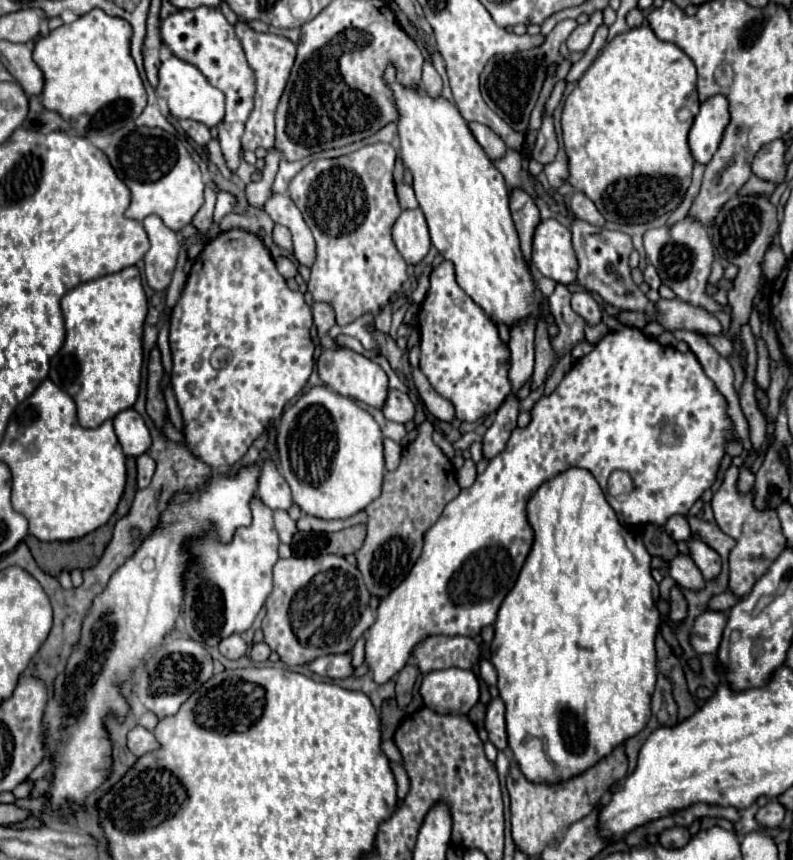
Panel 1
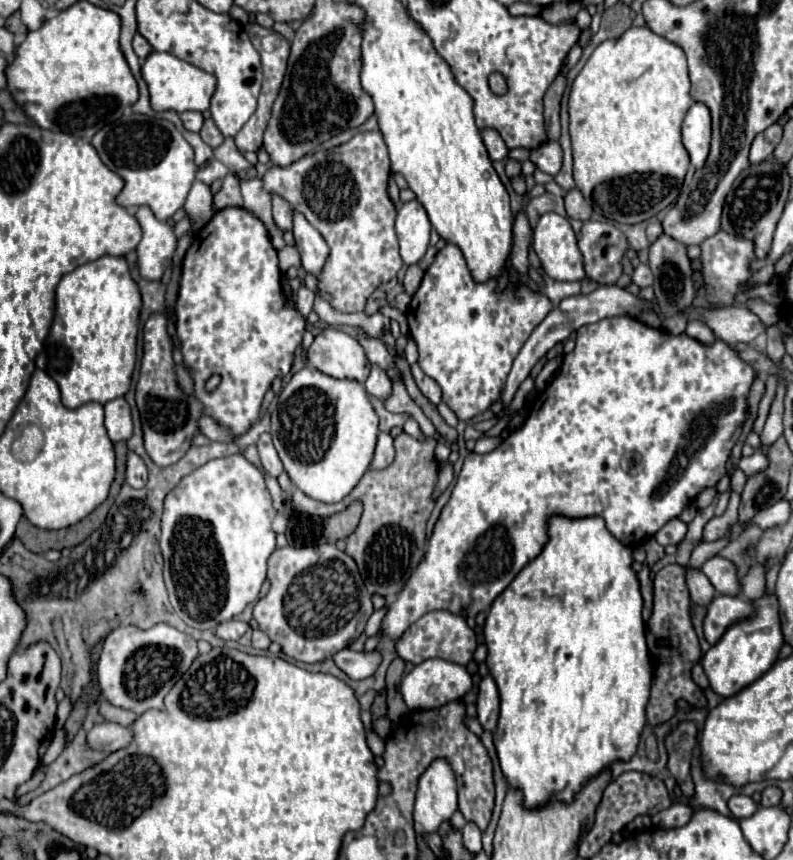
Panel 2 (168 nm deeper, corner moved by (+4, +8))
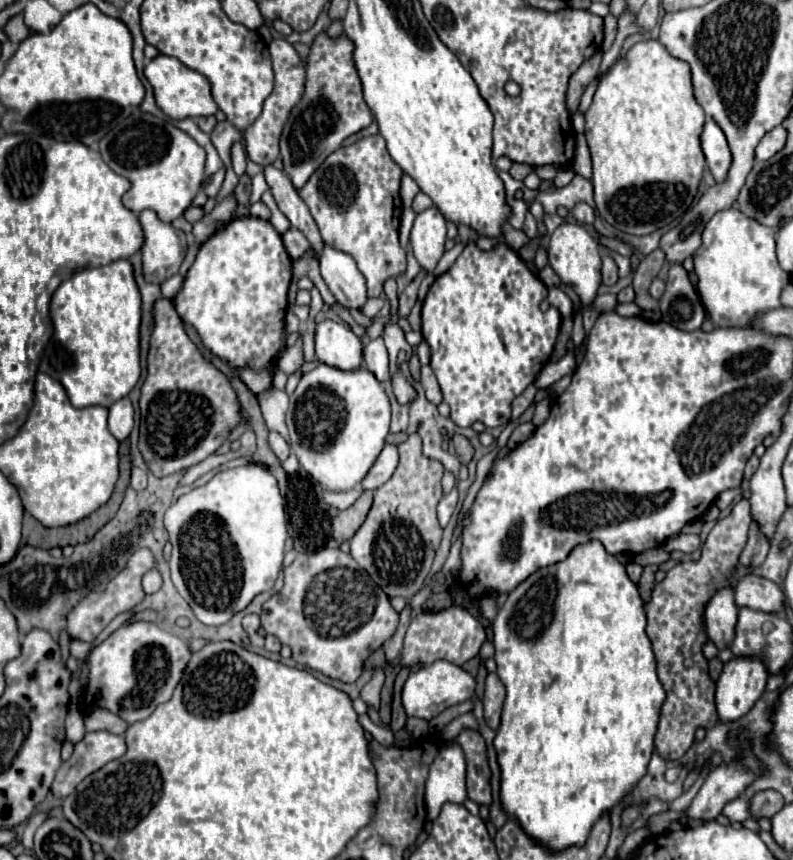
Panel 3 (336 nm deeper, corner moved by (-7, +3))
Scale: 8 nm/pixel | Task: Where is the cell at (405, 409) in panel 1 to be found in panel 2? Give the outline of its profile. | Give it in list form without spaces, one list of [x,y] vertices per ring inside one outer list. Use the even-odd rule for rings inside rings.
[[[371,366],[371,372],[365,380],[365,390],[369,396],[375,396],[379,400],[387,400],[393,392],[393,384],[391,378],[377,366]]]

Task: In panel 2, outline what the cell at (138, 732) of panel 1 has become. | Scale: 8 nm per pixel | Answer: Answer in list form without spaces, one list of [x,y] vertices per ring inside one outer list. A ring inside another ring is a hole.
[[[115,722],[97,724],[87,734],[87,744],[91,748],[107,750],[107,752],[115,752],[115,750],[121,750],[121,748],[127,748],[131,744],[131,740],[133,740],[131,728],[125,728],[125,726],[115,724]]]

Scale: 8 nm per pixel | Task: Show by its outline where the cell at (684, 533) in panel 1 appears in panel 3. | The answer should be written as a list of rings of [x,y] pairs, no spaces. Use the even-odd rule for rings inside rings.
[[[680,535],[674,539],[668,539],[664,543],[666,551],[684,551],[684,553],[692,553],[700,547],[700,537],[698,535]]]

